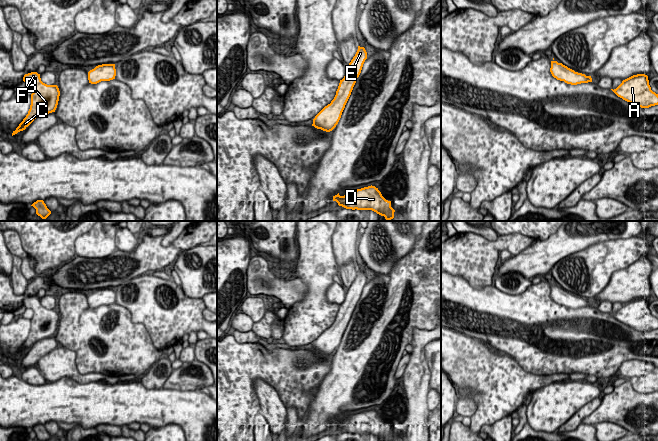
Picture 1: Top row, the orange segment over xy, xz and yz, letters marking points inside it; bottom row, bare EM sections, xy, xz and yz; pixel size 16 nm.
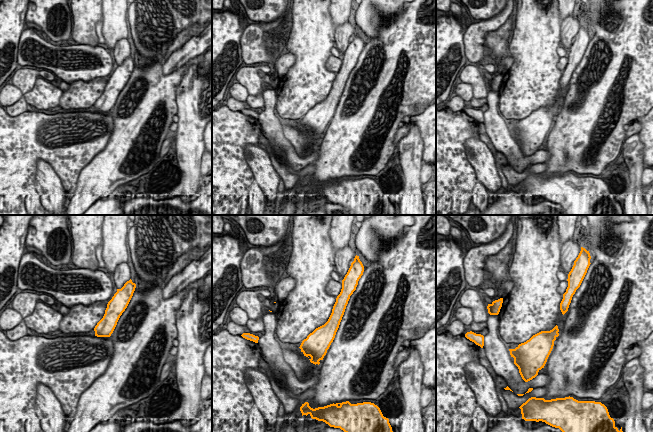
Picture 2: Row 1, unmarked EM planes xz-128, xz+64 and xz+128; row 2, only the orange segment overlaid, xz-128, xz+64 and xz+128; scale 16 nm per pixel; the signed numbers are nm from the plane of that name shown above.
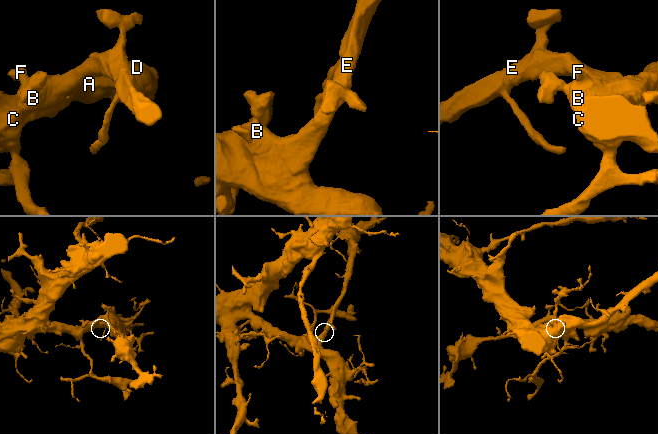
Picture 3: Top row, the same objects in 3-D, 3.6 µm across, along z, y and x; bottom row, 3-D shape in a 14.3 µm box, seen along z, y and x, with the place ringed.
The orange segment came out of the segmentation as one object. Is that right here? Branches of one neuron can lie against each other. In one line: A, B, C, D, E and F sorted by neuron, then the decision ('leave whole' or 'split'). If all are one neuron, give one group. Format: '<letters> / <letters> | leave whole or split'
A B C D E F | leave whole

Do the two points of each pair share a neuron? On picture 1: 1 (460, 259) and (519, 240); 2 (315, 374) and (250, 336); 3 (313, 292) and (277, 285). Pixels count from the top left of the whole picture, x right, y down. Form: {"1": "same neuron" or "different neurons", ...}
{"1": "same neuron", "2": "different neurons", "3": "different neurons"}

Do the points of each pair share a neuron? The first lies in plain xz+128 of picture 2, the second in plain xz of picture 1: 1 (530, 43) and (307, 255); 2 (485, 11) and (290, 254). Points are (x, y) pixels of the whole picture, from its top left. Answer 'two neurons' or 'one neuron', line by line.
1: one neuron
2: one neuron

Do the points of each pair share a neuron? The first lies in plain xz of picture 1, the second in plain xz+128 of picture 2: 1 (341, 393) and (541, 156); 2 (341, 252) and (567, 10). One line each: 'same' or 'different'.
1: different
2: same

